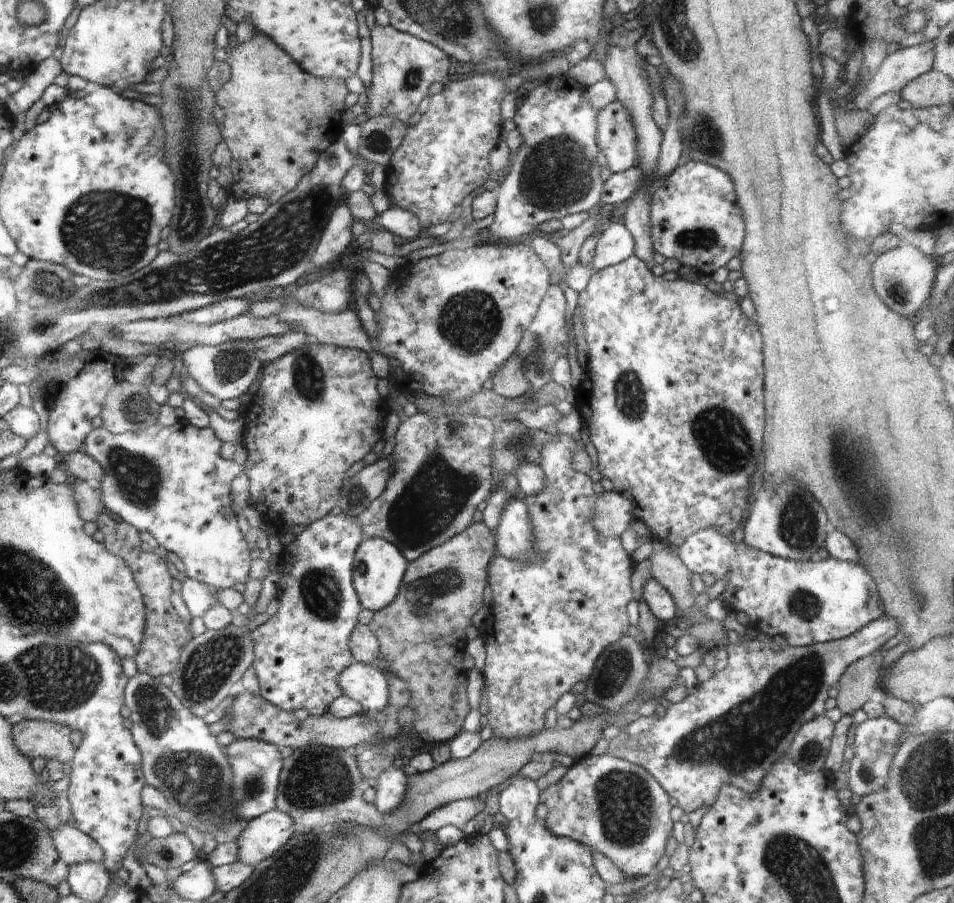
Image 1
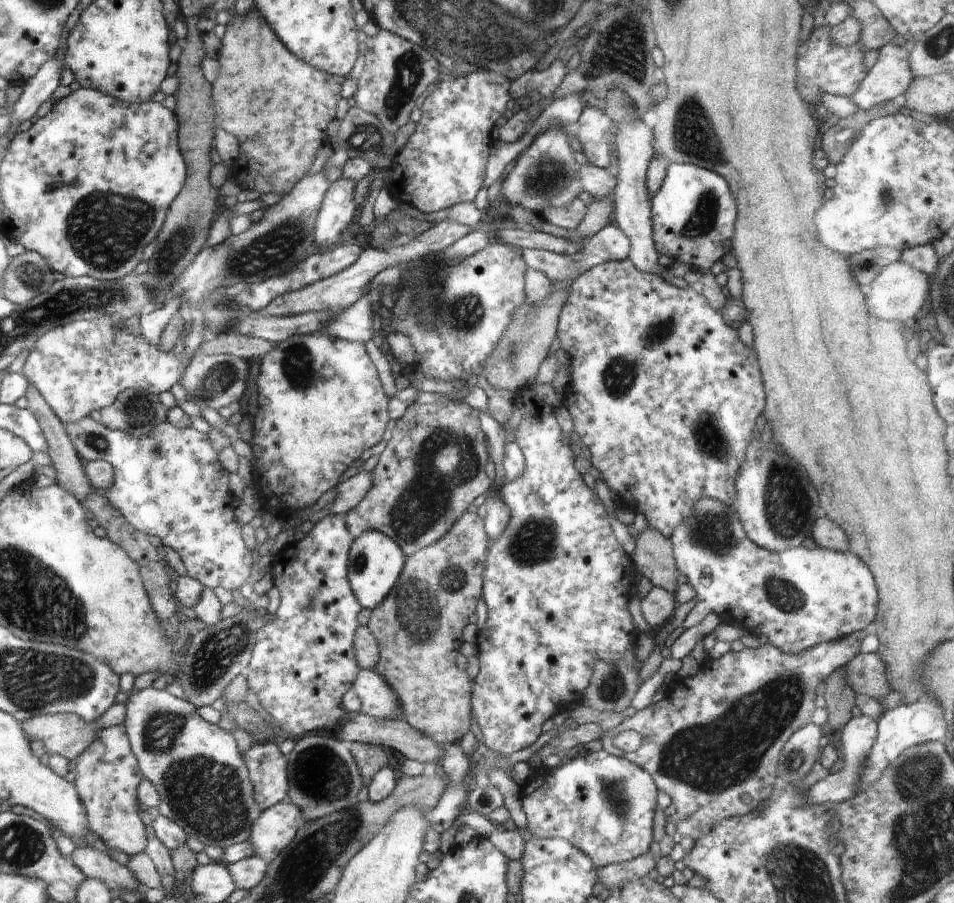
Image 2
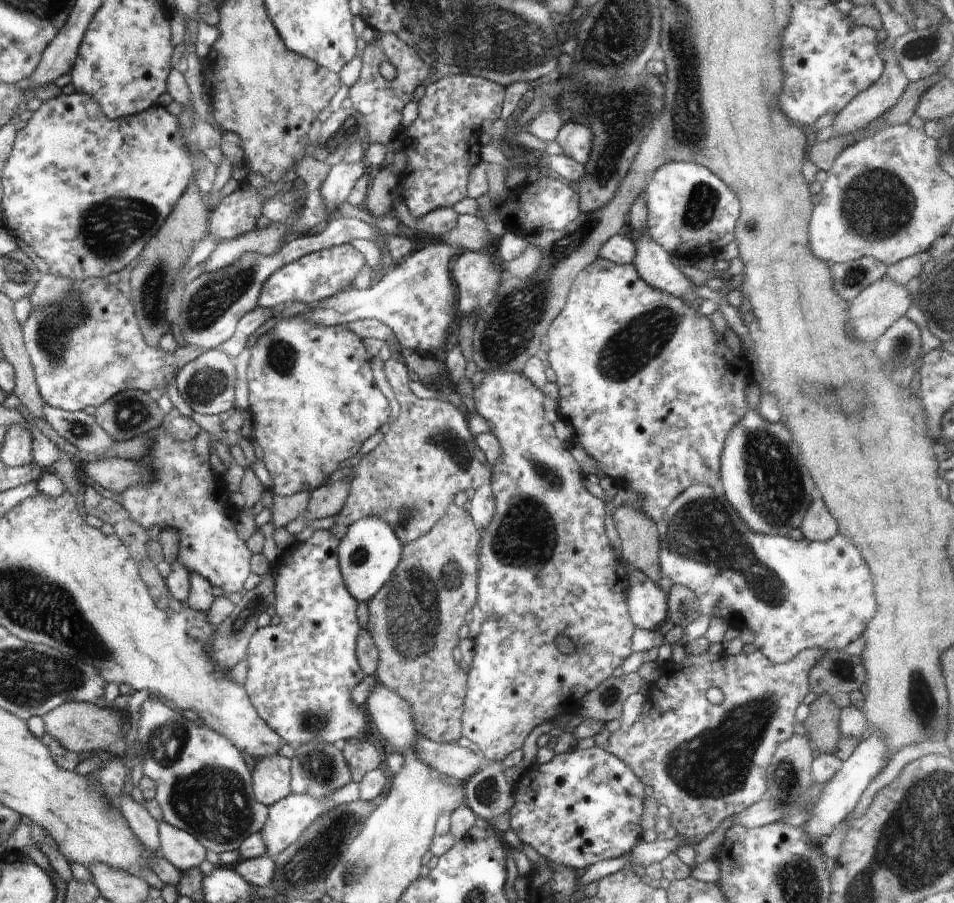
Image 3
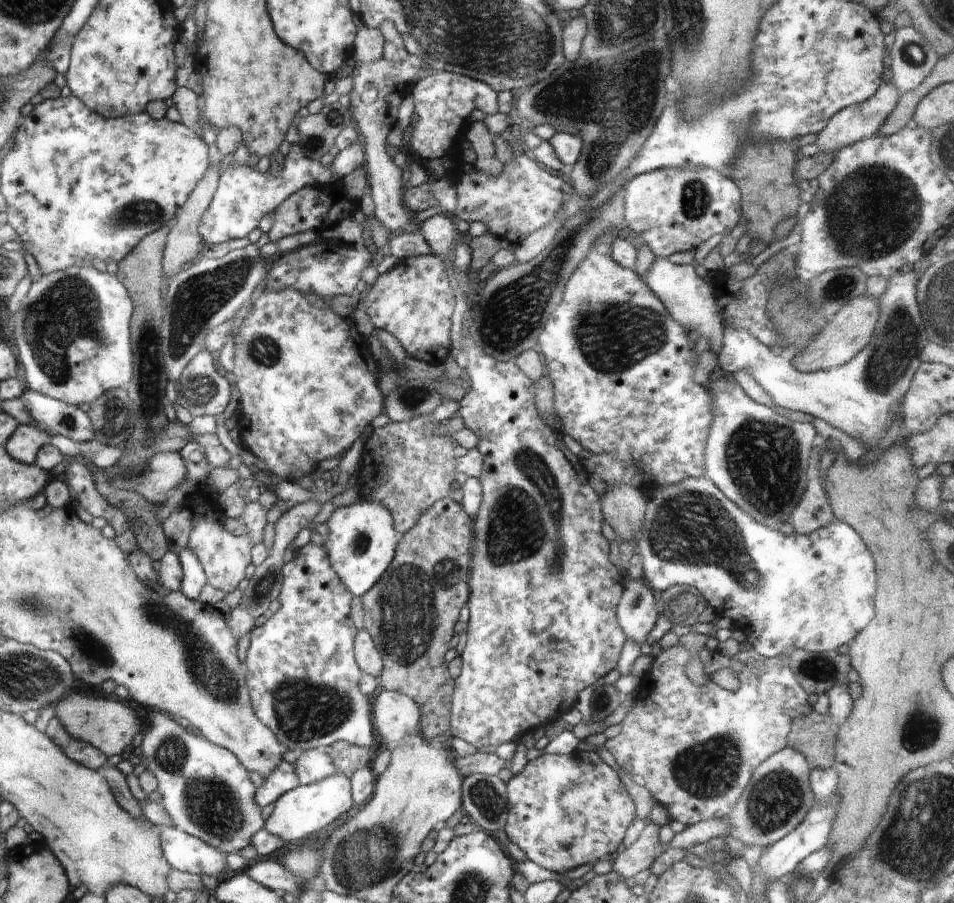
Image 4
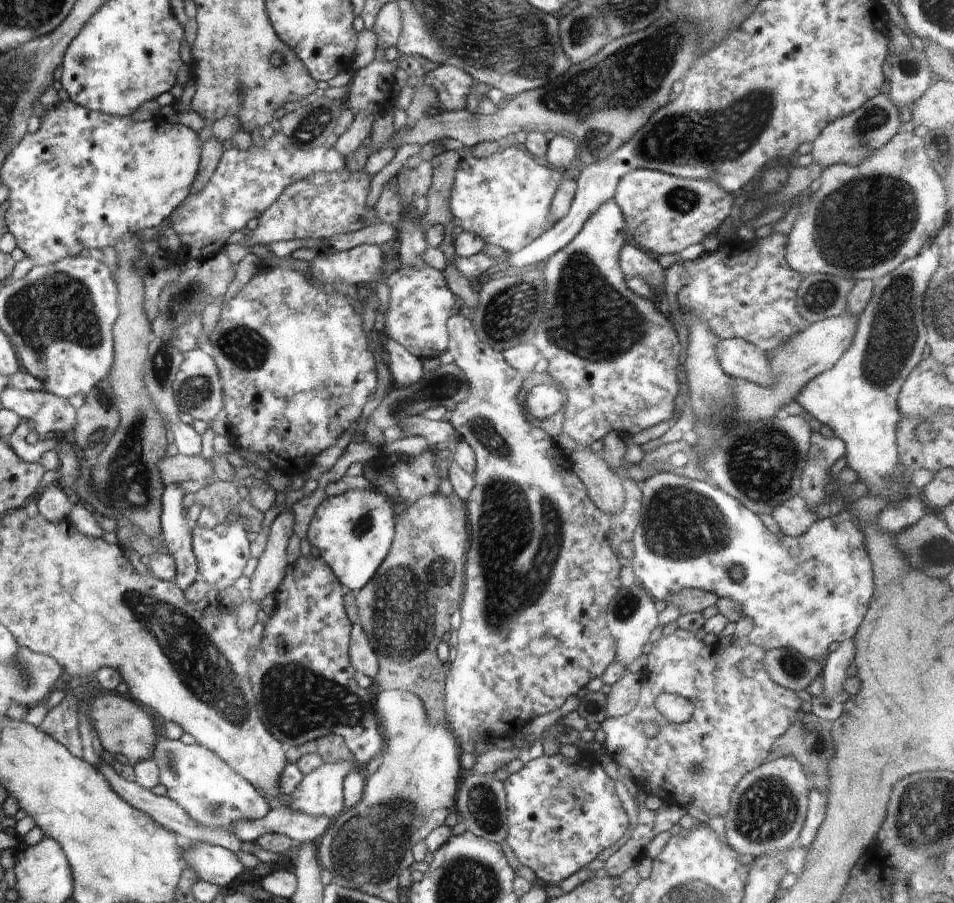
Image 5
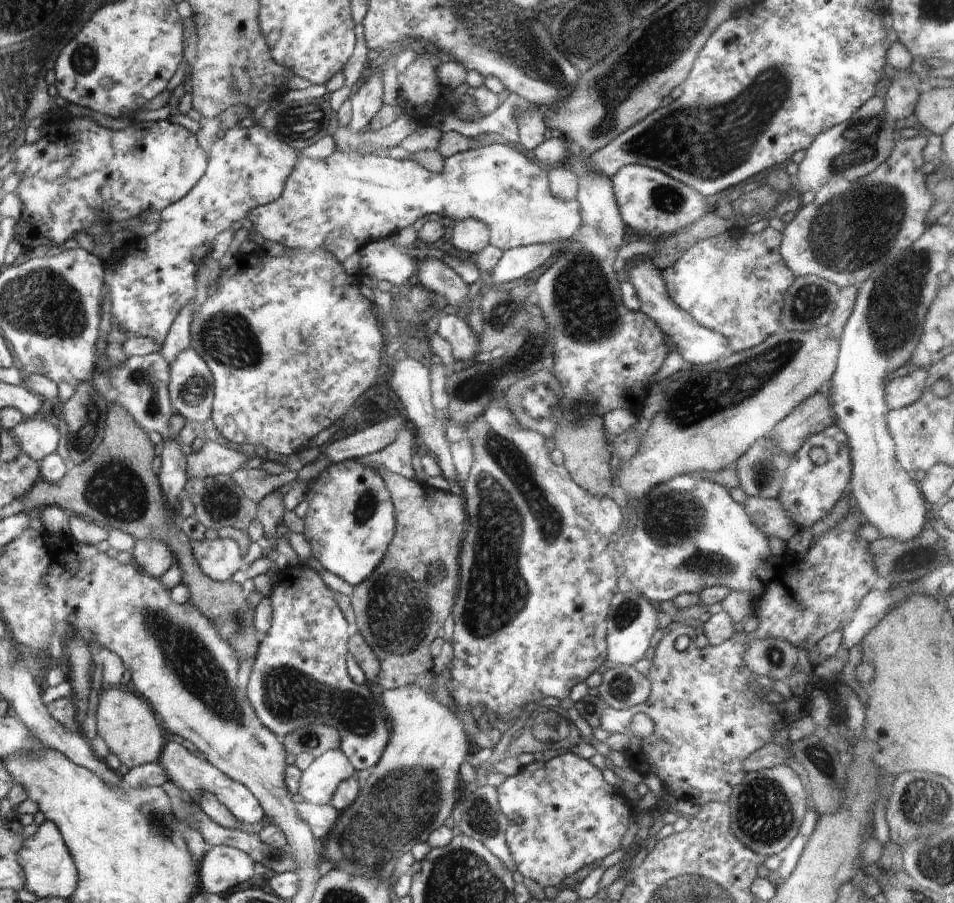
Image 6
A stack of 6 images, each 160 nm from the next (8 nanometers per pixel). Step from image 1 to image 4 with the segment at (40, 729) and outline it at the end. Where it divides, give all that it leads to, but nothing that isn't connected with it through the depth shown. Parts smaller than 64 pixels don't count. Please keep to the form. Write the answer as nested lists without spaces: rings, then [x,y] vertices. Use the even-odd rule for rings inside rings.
[[[74,690],[66,694],[54,707],[55,717],[63,724],[70,736],[94,745],[108,757],[114,754],[122,755],[124,748],[130,746],[134,734],[138,732],[136,712],[128,708],[124,702],[114,702],[112,696],[83,696],[78,690]]]

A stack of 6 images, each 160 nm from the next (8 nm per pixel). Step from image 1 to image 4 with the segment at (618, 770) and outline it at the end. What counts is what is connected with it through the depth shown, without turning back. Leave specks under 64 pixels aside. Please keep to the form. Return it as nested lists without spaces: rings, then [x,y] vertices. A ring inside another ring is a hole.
[[[577,749],[568,754],[545,752],[539,758],[529,760],[525,768],[519,774],[514,775],[511,780],[506,783],[510,811],[507,814],[505,832],[509,840],[514,842],[518,848],[521,848],[528,859],[553,873],[568,872],[577,866],[582,866],[582,864],[593,864],[596,866],[598,861],[615,855],[616,850],[618,850],[618,845],[623,842],[627,828],[635,819],[634,802],[632,801],[632,797],[628,795],[624,783],[622,783],[622,780],[618,777],[618,773],[614,771],[612,767],[604,763],[604,761],[600,762],[600,760],[598,760],[598,762],[594,762],[594,760],[588,760],[588,763],[586,763],[586,760],[580,756],[579,752],[580,751]]]

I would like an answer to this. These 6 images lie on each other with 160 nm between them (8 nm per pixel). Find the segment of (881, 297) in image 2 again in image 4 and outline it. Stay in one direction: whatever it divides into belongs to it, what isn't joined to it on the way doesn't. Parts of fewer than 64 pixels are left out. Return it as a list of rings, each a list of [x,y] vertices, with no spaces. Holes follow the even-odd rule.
[[[864,295],[856,297],[848,302],[826,326],[807,344],[807,347],[796,354],[792,364],[802,372],[827,371],[830,368],[838,368],[840,364],[846,364],[852,360],[869,342],[873,335],[874,327],[881,313],[880,297]]]

